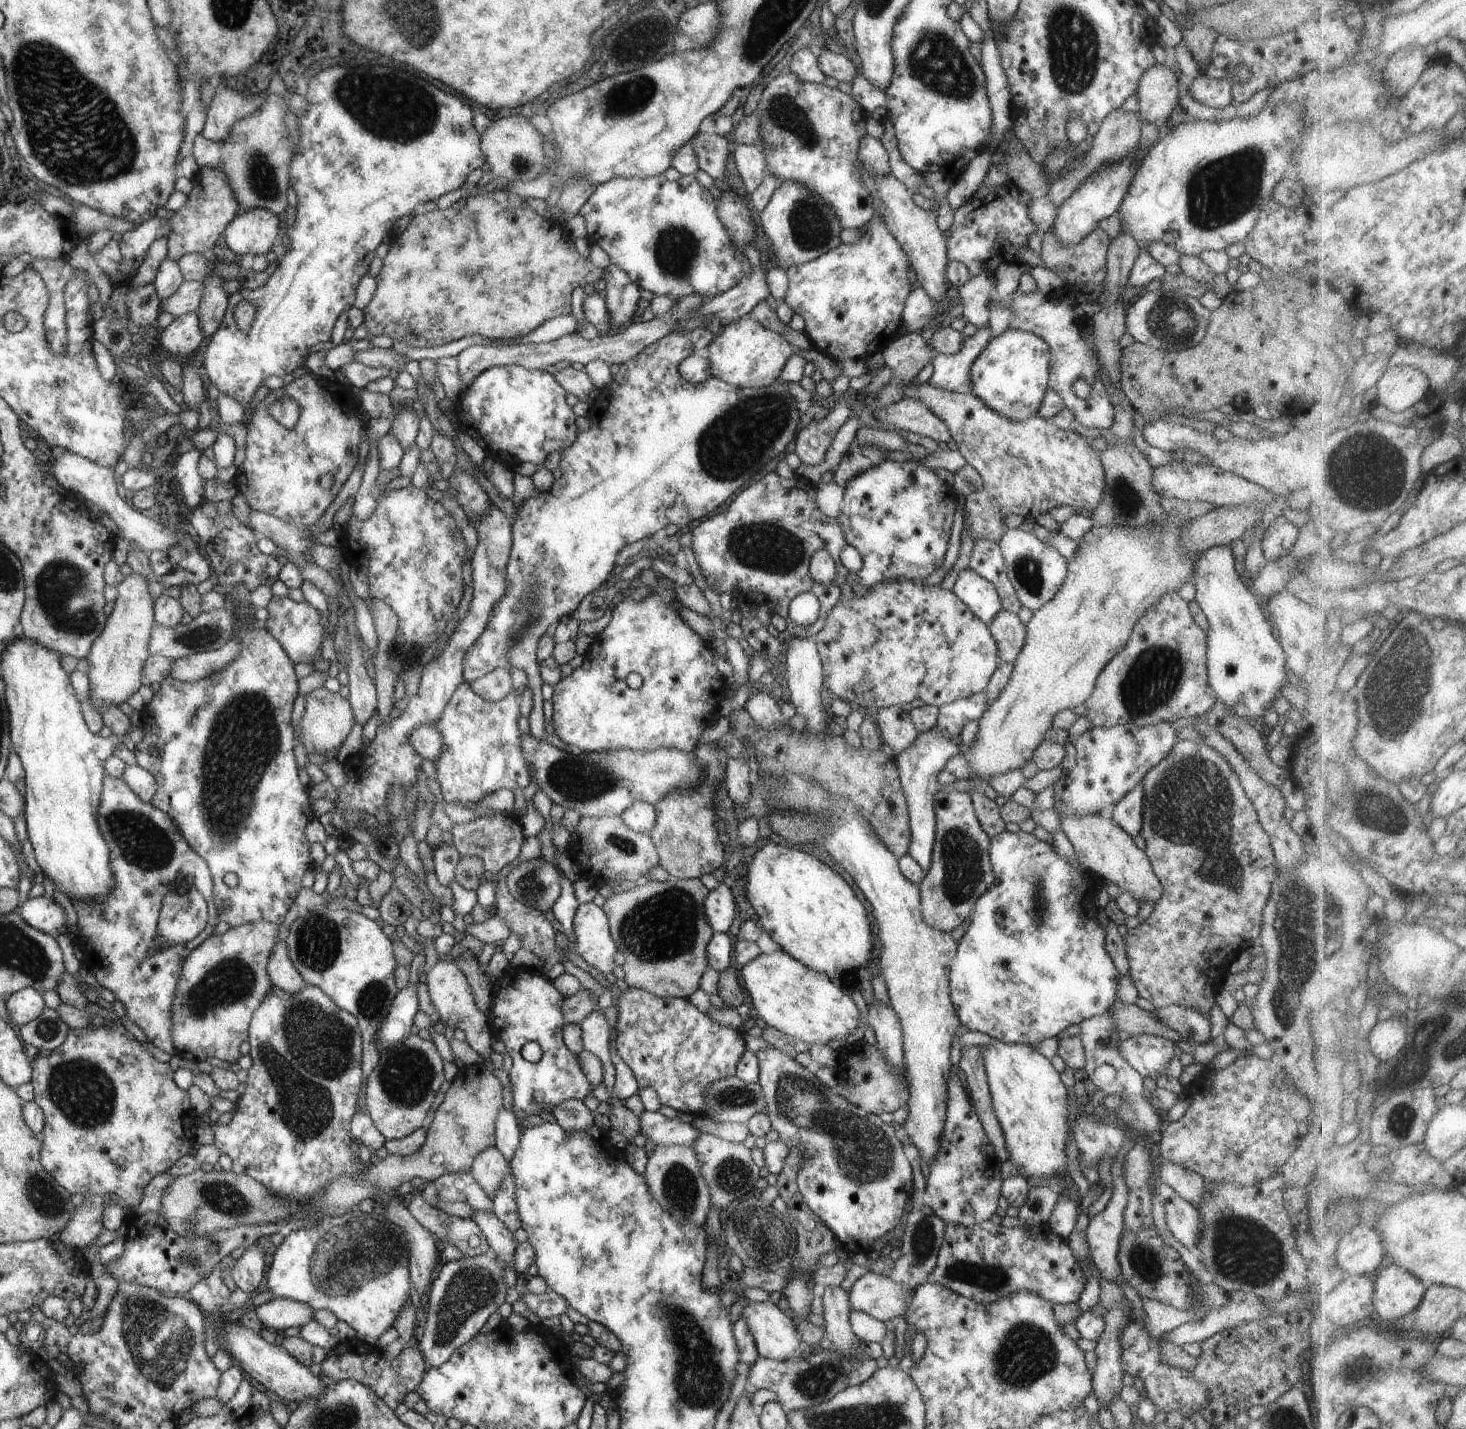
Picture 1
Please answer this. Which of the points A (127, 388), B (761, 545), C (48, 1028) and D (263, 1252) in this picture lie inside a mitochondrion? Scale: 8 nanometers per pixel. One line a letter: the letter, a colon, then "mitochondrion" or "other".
A: other
B: mitochondrion
C: mitochondrion
D: other

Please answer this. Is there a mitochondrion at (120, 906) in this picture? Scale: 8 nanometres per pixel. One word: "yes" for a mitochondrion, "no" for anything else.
no

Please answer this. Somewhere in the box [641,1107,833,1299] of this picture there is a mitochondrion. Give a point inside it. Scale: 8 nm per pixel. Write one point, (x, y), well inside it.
(757, 1230)

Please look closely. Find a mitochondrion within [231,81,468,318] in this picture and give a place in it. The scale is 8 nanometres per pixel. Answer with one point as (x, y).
(407, 124)

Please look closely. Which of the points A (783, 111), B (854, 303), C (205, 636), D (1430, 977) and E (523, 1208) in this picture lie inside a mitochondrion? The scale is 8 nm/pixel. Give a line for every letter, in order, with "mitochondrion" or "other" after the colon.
A: mitochondrion
B: other
C: mitochondrion
D: mitochondrion
E: other

